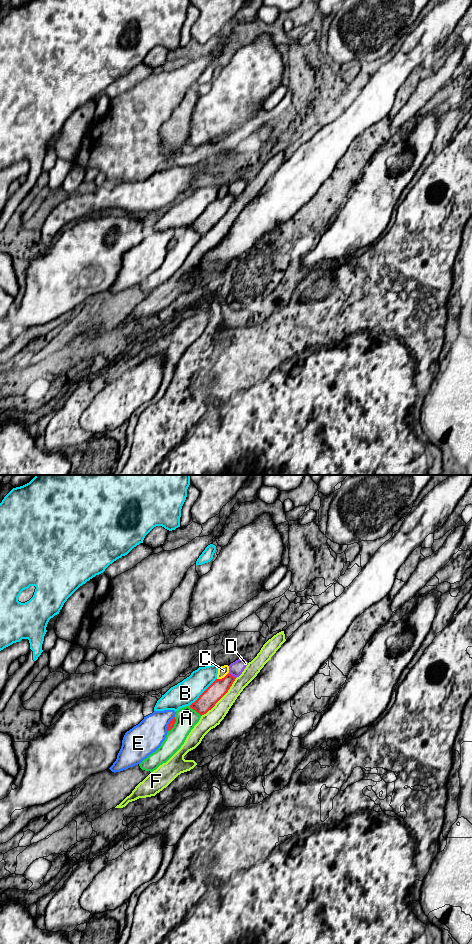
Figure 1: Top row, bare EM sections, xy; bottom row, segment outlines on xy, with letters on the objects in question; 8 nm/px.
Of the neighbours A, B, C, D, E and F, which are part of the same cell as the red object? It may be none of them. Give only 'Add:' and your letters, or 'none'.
Add: F

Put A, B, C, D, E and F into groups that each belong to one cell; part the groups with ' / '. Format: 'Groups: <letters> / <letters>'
Groups: A / B / C / D / E / F

